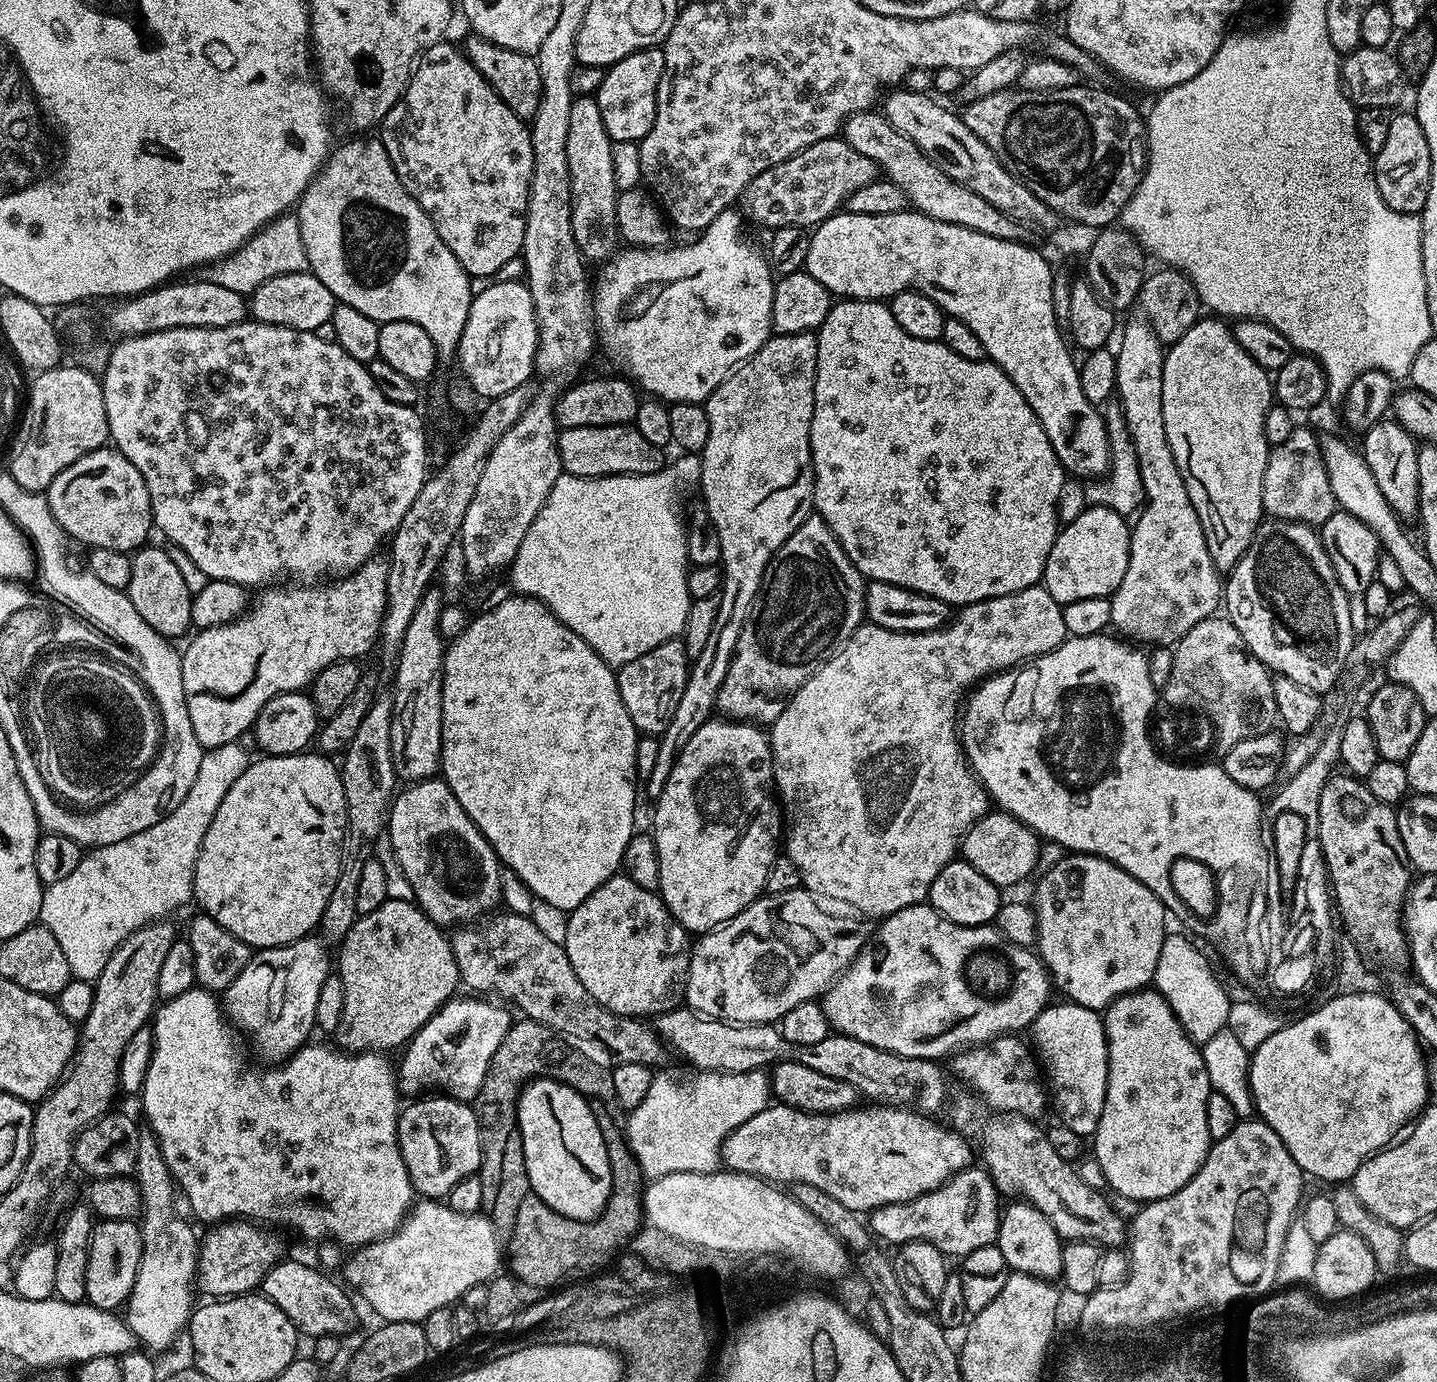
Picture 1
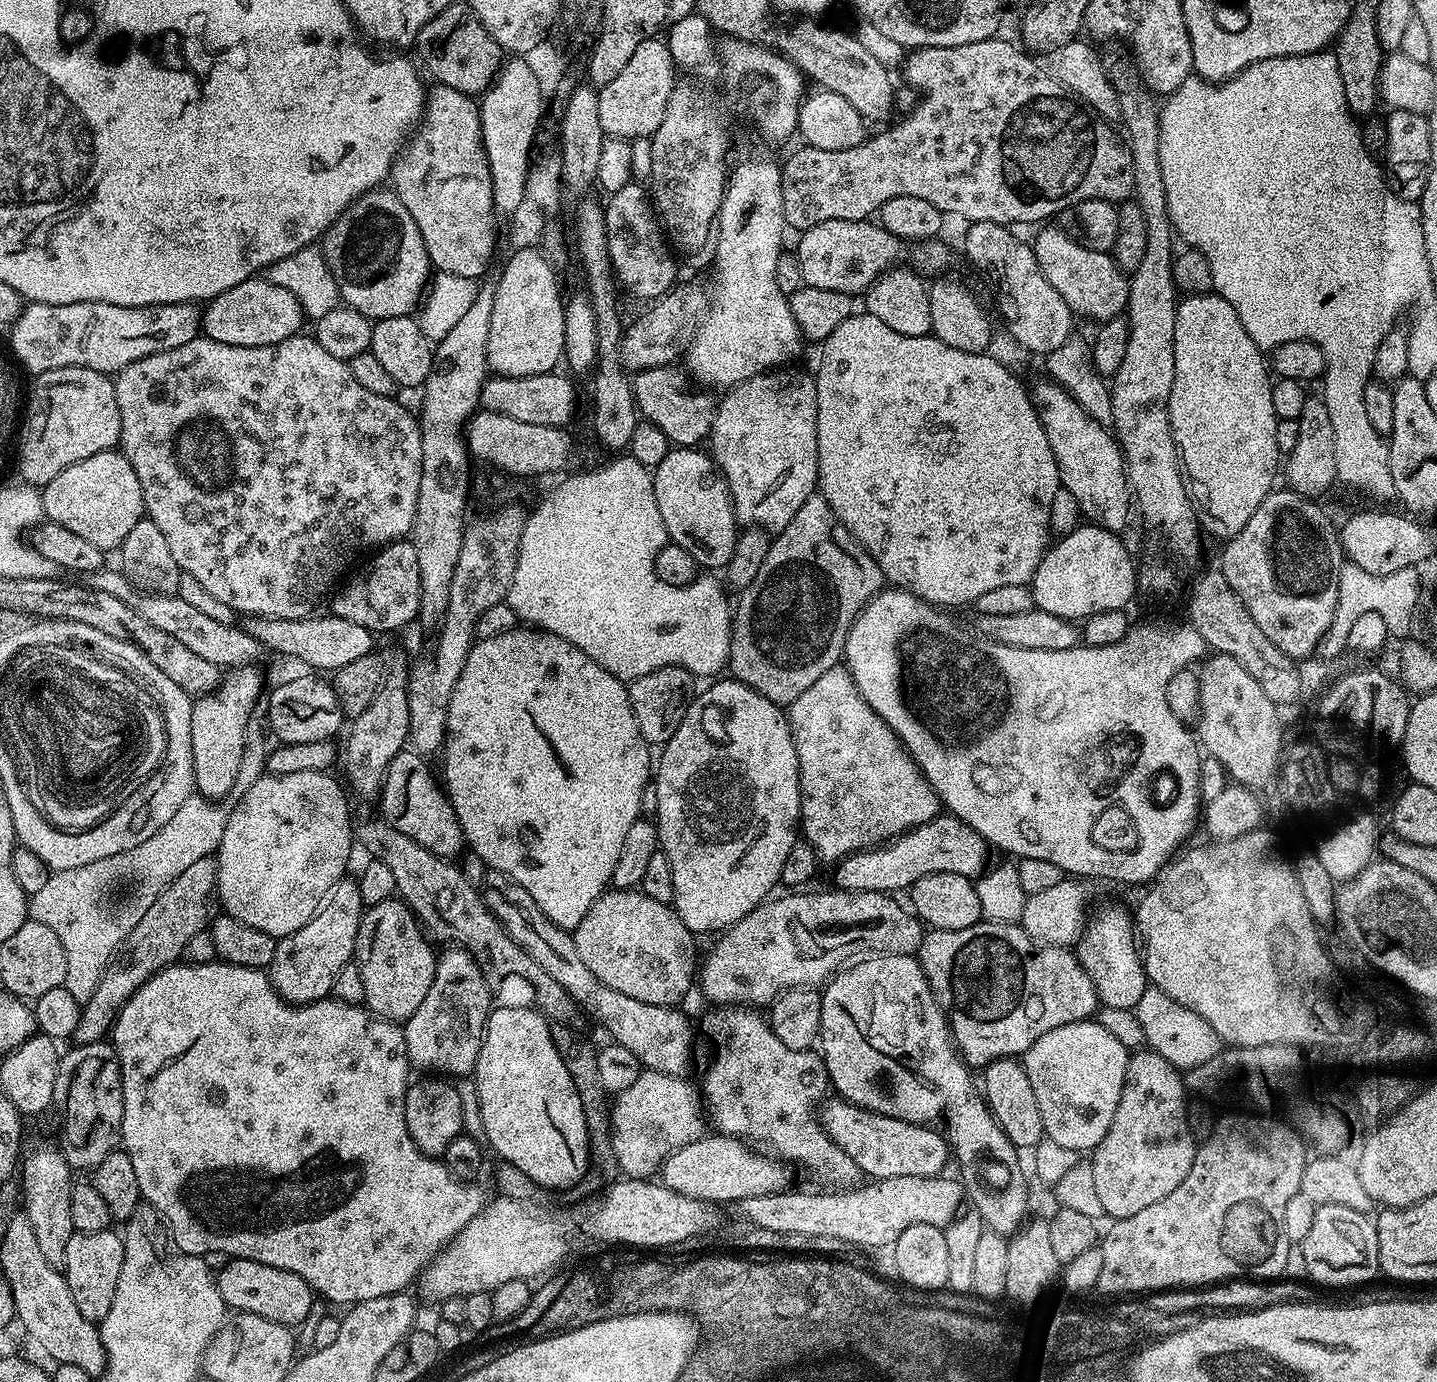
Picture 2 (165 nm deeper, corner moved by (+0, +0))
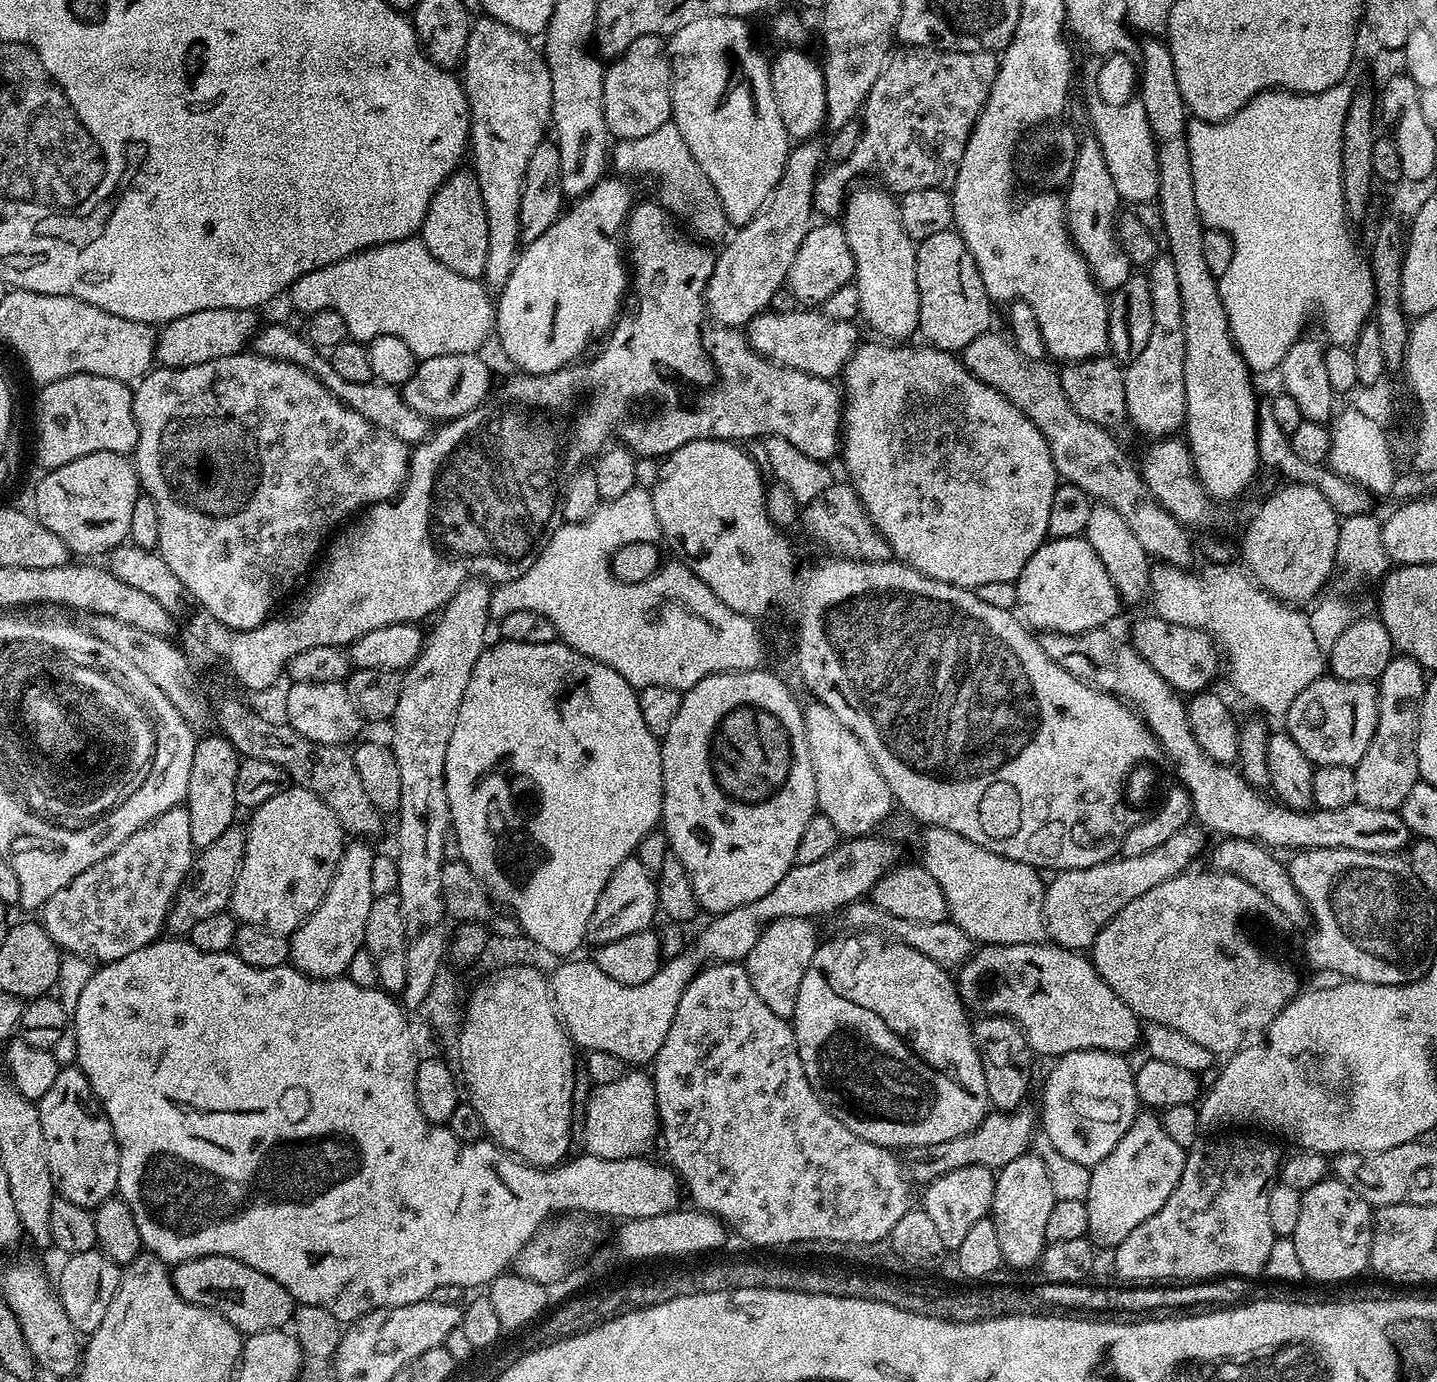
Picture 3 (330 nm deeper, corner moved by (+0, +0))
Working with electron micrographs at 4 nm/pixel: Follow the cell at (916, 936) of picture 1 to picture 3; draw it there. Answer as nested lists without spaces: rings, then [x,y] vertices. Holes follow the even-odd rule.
[[[1041,942],[1039,944],[986,944],[977,947],[972,955],[969,956],[968,961],[960,965],[955,981],[960,1000],[969,1013],[979,1014],[980,1016],[1009,1016],[1024,1031],[1026,1042],[1032,1047],[1033,1053],[1037,1057],[1052,1056],[1051,1058],[1059,1058],[1070,1054],[1074,1050],[1106,1050],[1107,1052],[1128,1054],[1128,1051],[1136,1043],[1139,1045],[1142,1040],[1142,1021],[1140,1017],[1134,1014],[1134,1010],[1130,1010],[1130,1006],[1126,1006],[1126,1002],[1122,1002],[1122,998],[1118,998],[1118,994],[1114,994],[1114,990],[1110,990],[1110,986],[1106,986],[1106,982],[1100,977],[1096,967],[1092,965],[1091,959],[1079,951],[1062,948],[1053,942]]]

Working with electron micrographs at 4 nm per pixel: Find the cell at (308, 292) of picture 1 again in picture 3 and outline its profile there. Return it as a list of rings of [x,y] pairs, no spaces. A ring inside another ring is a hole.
[[[219,308],[198,310],[194,314],[174,318],[159,329],[155,363],[161,368],[185,368],[245,351],[258,331],[256,316],[257,313],[251,308]]]

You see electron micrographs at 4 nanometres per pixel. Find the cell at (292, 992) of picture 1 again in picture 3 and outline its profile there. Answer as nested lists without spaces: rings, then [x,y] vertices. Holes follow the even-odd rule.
[[[356,838],[345,843],[344,853],[336,867],[332,885],[322,902],[296,929],[294,938],[288,942],[288,958],[291,967],[312,980],[335,980],[343,977],[350,966],[350,958],[364,947],[366,917],[374,899],[374,890],[368,886],[371,881],[374,858],[377,853],[368,848],[363,839]]]

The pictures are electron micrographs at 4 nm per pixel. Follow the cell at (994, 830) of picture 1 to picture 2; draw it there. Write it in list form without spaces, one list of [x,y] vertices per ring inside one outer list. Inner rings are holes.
[[[938,814],[930,822],[919,824],[916,828],[910,828],[907,832],[881,843],[879,846],[865,848],[859,852],[852,852],[835,865],[836,884],[835,887],[841,892],[882,892],[885,894],[900,894],[903,890],[911,889],[918,878],[926,878],[926,874],[962,874],[969,878],[976,878],[985,871],[989,863],[988,852],[990,845],[966,822],[951,814]]]

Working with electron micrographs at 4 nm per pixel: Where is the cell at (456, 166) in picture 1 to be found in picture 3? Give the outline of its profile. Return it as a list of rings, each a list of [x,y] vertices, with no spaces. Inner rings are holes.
[[[464,171],[453,172],[447,182],[436,191],[426,210],[426,218],[418,236],[424,241],[430,254],[434,254],[438,262],[442,262],[442,266],[454,270],[454,274],[462,274],[462,278],[480,280],[486,270],[486,206],[482,206],[482,194],[478,190],[475,171]]]

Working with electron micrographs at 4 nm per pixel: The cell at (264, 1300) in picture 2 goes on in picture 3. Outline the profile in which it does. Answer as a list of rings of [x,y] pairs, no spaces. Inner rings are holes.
[[[203,1256],[197,1260],[184,1260],[181,1264],[175,1265],[171,1269],[171,1273],[174,1290],[178,1290],[182,1299],[222,1314],[222,1318],[230,1321],[242,1334],[269,1332],[275,1328],[283,1329],[292,1323],[294,1301],[292,1295],[286,1290],[286,1286],[274,1282],[274,1278],[262,1274],[262,1270],[258,1270],[254,1266],[246,1266],[246,1262],[238,1262],[229,1256]]]

